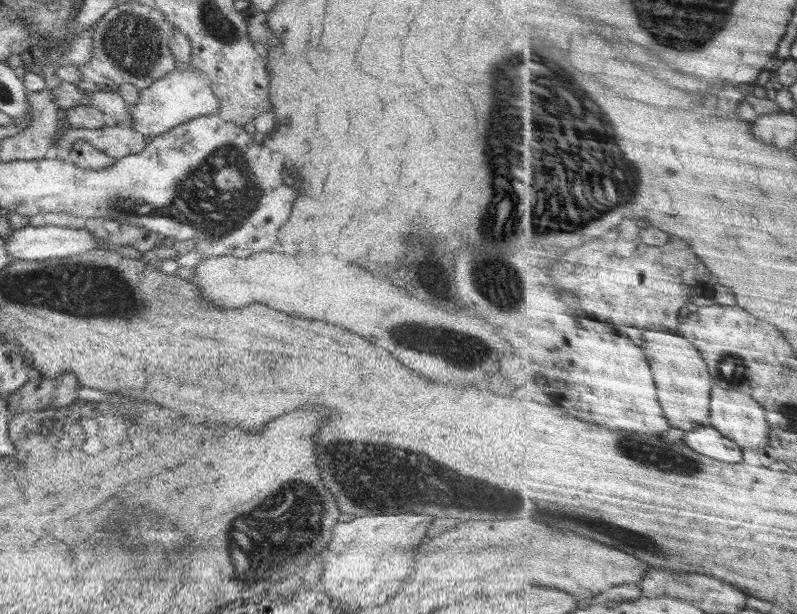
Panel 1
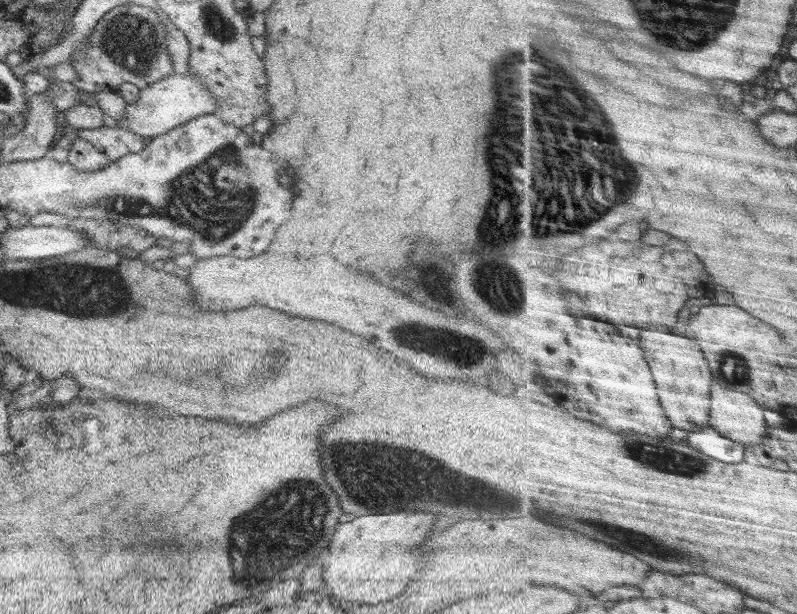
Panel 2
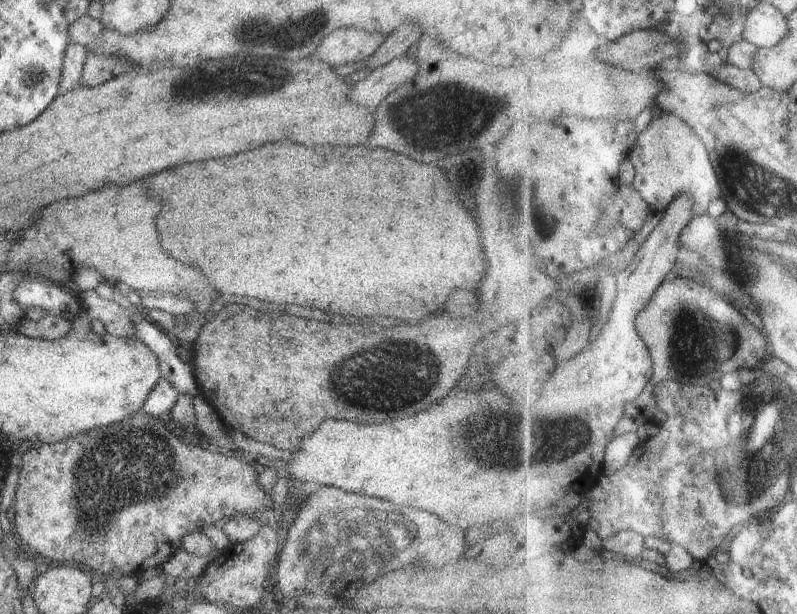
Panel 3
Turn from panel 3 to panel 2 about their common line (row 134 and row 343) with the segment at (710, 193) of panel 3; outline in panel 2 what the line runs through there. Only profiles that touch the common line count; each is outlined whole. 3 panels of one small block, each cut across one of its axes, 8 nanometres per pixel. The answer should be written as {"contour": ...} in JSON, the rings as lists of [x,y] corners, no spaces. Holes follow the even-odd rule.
{"contour":[[[660,326],[660,330],[642,330],[640,346],[644,348],[648,362],[652,364],[659,395],[672,424],[690,433],[710,427],[710,394],[715,382],[702,345],[697,340],[688,338],[688,335],[682,336],[672,332],[670,328]]]}

